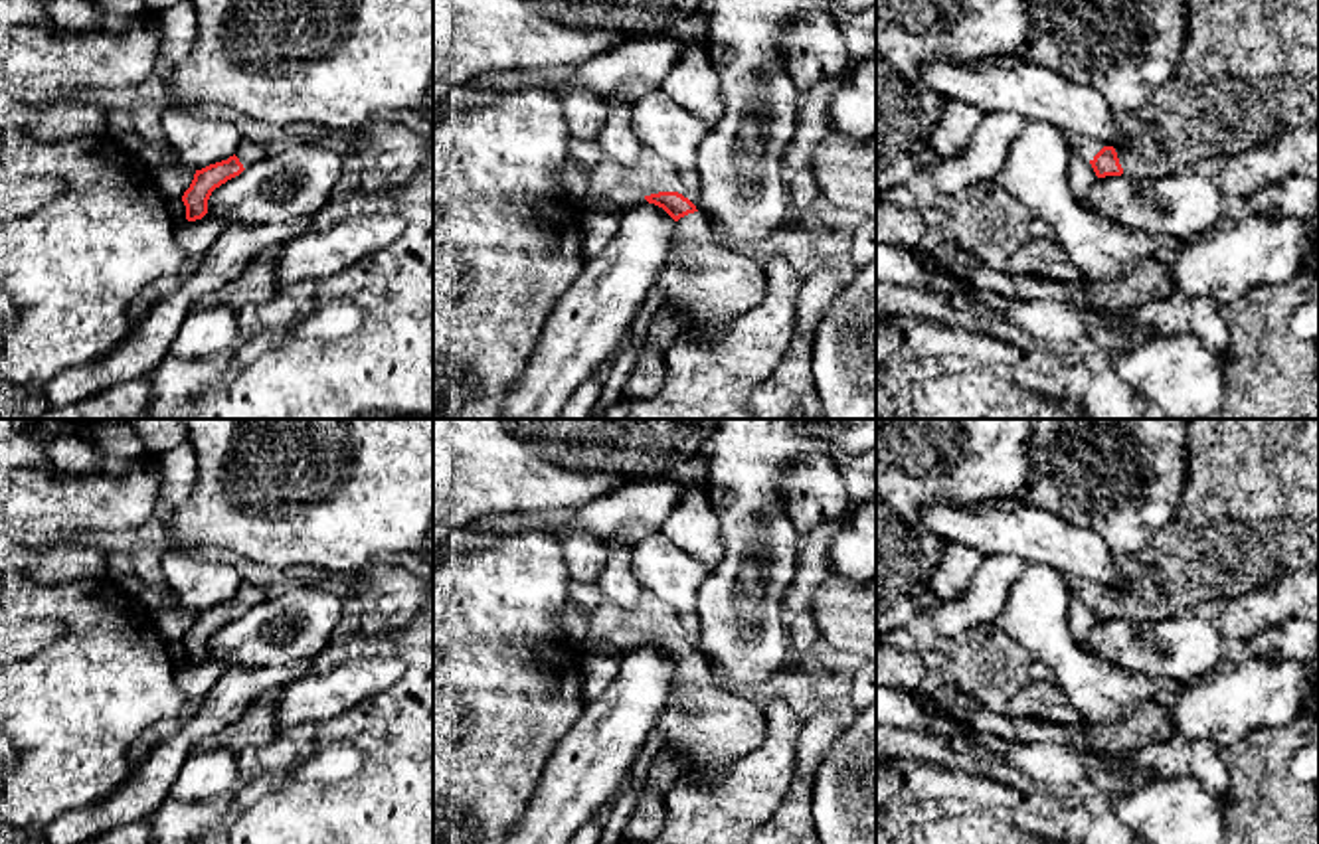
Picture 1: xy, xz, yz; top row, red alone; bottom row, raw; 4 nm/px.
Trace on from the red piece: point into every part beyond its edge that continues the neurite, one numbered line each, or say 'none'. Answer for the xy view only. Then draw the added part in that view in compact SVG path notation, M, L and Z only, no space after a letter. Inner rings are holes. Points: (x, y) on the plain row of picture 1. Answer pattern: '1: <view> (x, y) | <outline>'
1: xy (248, 595) | M243 581L235 599L243 607L243 611L249 611L251 607L259 605L265 599L265 589L259 589Z

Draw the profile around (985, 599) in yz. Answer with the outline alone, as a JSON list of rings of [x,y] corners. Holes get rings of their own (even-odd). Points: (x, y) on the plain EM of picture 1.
[[[999,553],[985,557],[963,597],[941,601],[927,591],[923,597],[923,613],[933,619],[941,634],[959,640],[983,623],[999,623],[1009,591],[1022,573],[1024,561],[1016,555]]]

